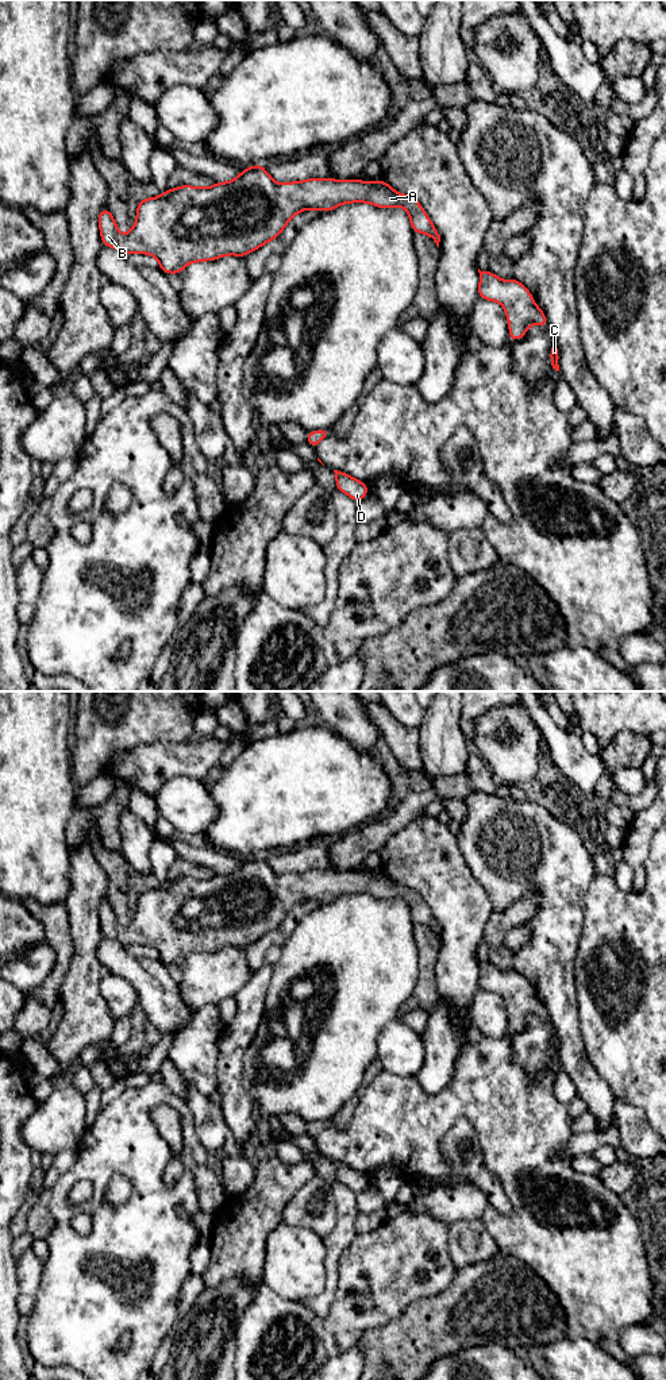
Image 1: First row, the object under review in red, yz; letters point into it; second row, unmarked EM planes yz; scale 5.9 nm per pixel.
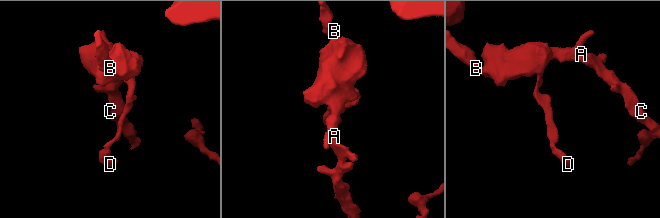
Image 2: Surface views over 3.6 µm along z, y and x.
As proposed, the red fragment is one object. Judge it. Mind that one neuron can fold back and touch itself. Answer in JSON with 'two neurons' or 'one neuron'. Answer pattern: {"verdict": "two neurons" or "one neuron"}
{"verdict": "one neuron"}

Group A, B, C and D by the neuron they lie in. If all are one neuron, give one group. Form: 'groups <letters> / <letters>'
groups A B C D

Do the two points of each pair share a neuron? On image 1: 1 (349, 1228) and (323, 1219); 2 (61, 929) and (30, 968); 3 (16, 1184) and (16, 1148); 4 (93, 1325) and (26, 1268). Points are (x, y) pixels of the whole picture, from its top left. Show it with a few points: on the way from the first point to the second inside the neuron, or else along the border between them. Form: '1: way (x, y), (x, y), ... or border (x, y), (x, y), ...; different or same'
1: border (332, 1192), (337, 1222), (322, 1238); different
2: border (46, 941), (54, 953), (54, 967), (47, 975); different
3: way (16, 1175), (16, 1157); same
4: border (43, 1263), (35, 1306), (31, 1311); different

